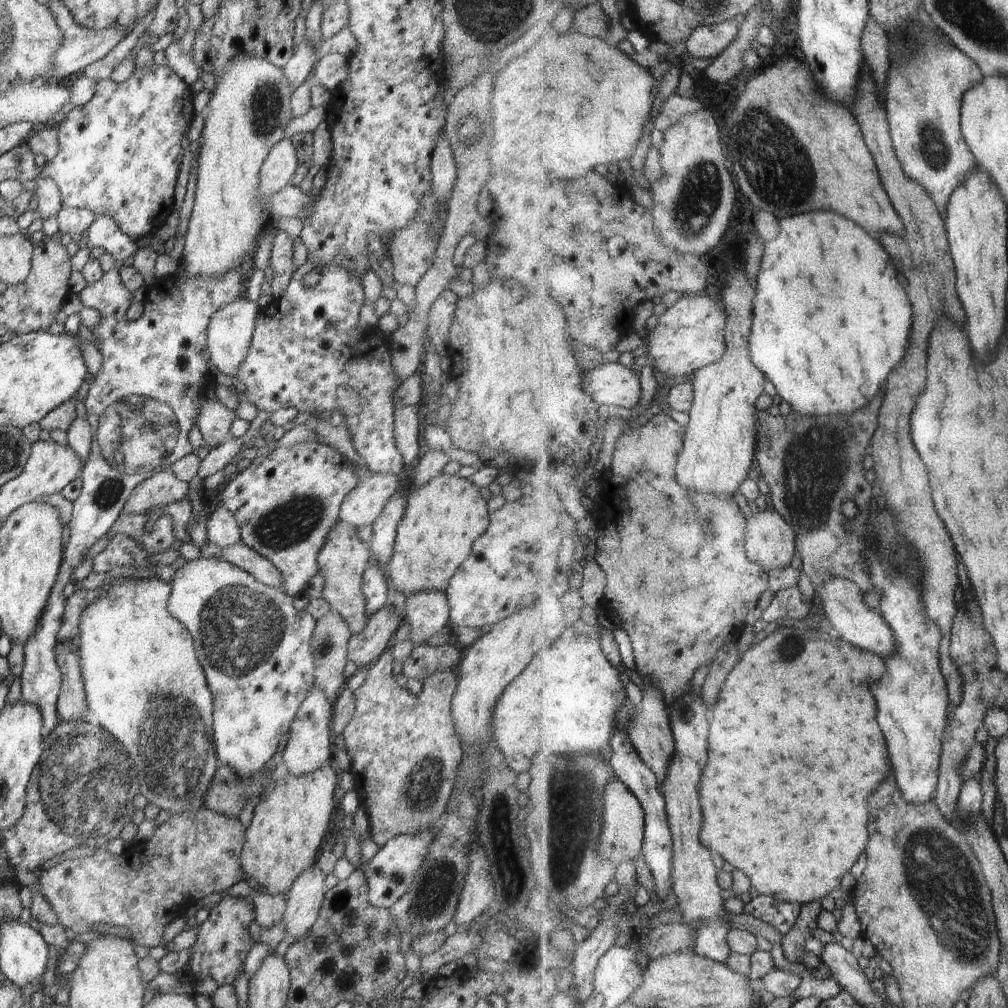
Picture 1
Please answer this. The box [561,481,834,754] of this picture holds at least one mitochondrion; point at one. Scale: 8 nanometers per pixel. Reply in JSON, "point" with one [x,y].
{"point":[785,648]}

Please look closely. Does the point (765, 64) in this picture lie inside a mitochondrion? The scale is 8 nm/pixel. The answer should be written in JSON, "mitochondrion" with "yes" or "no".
{"mitochondrion":"no"}

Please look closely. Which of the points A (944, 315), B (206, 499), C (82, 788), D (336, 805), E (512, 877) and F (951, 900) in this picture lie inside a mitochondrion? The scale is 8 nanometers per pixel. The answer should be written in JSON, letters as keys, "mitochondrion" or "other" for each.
{"A":"other","B":"other","C":"mitochondrion","D":"other","E":"mitochondrion","F":"mitochondrion"}

